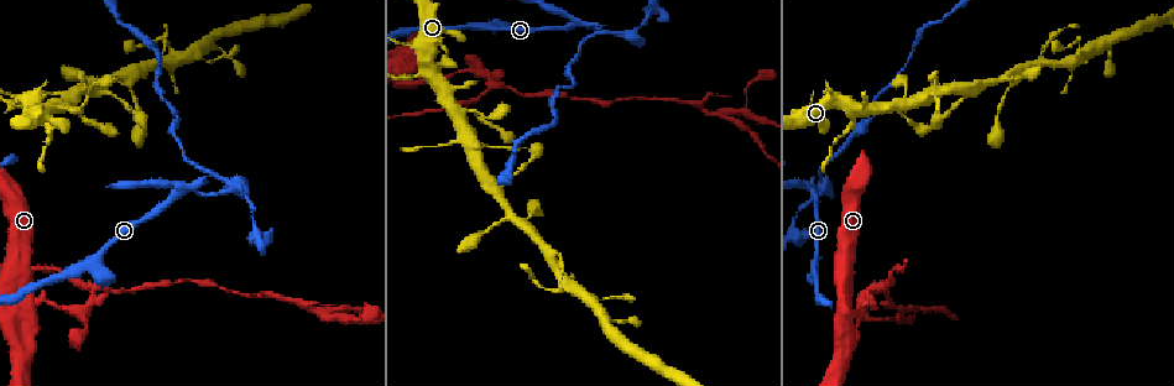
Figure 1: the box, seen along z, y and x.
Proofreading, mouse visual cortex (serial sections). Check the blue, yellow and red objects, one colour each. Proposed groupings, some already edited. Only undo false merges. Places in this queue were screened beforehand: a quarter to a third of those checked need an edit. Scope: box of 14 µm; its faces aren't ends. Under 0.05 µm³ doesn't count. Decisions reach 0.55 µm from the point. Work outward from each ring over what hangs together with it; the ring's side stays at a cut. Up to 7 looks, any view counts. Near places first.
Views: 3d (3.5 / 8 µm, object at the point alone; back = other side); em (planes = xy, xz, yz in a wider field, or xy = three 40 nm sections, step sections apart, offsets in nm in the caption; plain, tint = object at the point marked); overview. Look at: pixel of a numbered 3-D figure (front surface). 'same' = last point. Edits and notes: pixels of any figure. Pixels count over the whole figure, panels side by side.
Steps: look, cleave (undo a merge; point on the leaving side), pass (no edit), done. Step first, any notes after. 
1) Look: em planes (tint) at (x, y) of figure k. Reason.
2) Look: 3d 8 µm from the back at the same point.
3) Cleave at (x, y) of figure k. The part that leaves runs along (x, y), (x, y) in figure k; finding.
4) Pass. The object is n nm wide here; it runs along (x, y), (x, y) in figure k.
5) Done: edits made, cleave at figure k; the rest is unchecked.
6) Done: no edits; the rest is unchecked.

Look: 3d 3.5 µm at (175, 194) of figure 1. Abrupt turn.

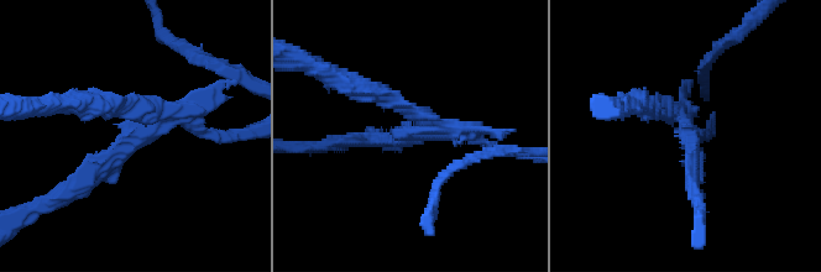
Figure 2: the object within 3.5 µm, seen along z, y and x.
Look: em xy step 3 (plain) at (687, 134) of figure 2.

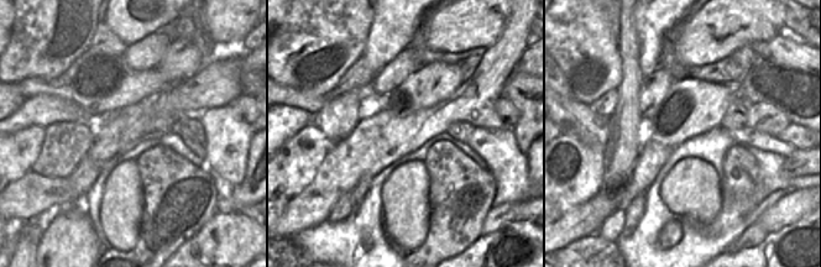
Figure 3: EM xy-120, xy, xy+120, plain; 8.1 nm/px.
Look: em xy step 3 (tint) at the same point.

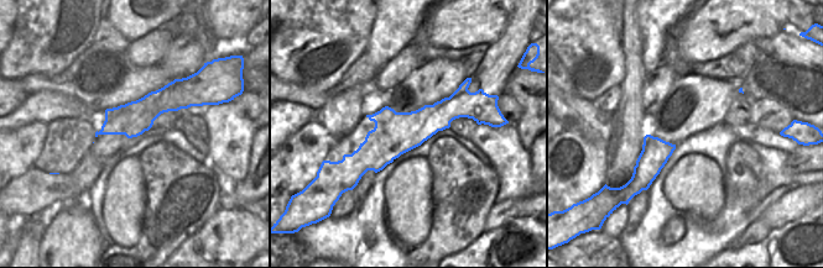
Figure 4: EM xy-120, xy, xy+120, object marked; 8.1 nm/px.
Cleave at (233, 132) of figure 2. The part that leaves runs along (176, 116), (214, 136), (251, 132) in figure 2; two cells meet here.

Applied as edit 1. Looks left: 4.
Look: 3d 3.5 µm at (812, 262) of figure 1. Sudden change in width.

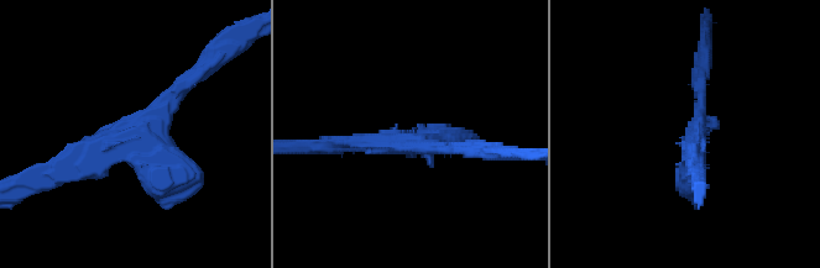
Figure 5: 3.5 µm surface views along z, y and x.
Look: em xy step 2 (plain) at (416, 143) of figure 5.

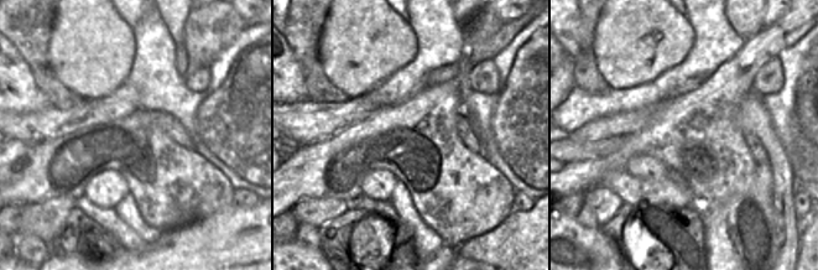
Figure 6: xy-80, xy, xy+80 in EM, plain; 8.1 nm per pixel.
Look: em xy step 2 (tint) at the same point.

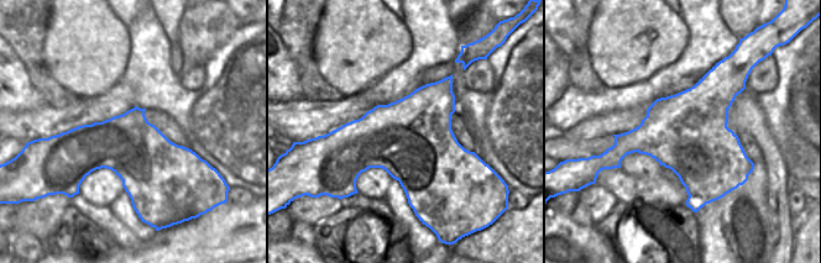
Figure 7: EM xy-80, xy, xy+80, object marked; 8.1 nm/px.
Pass. It runs along (202, 72), (137, 136), (66, 163) in figure 5; all the same cell.

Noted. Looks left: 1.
Done: edits made, cleave at figure 2; the rest is unchecked.

